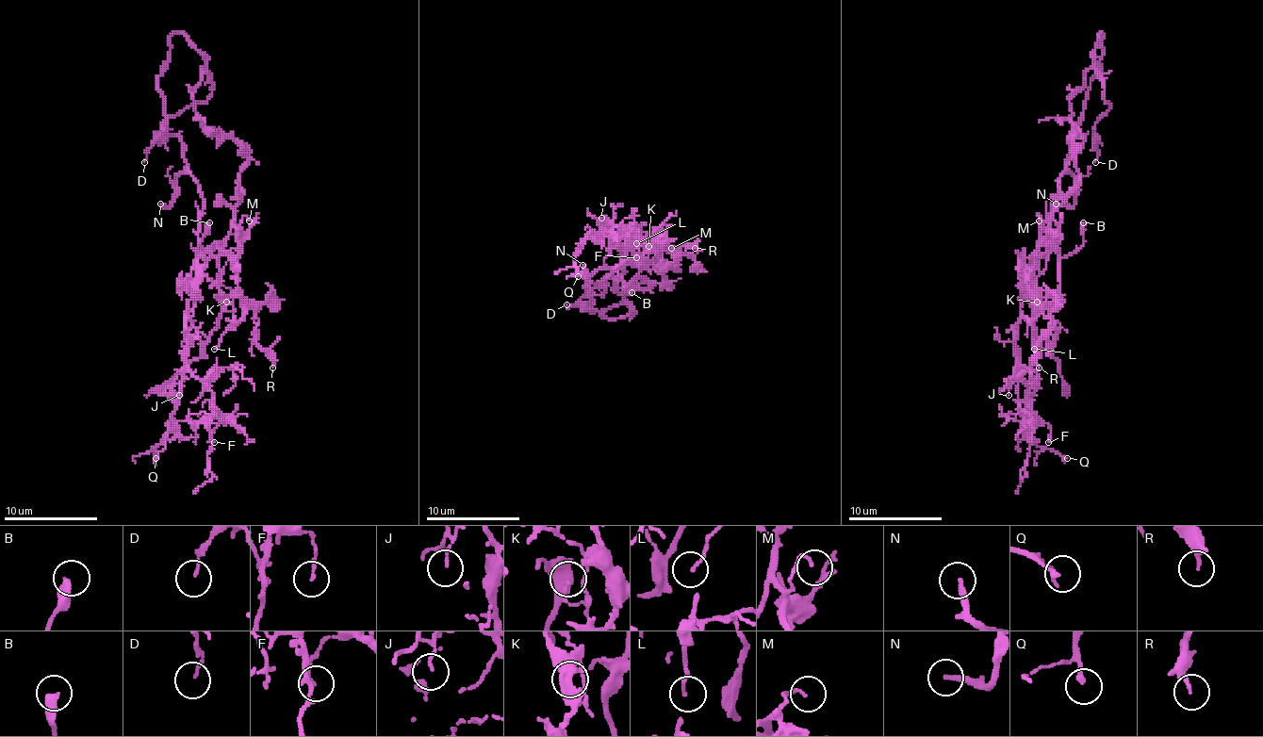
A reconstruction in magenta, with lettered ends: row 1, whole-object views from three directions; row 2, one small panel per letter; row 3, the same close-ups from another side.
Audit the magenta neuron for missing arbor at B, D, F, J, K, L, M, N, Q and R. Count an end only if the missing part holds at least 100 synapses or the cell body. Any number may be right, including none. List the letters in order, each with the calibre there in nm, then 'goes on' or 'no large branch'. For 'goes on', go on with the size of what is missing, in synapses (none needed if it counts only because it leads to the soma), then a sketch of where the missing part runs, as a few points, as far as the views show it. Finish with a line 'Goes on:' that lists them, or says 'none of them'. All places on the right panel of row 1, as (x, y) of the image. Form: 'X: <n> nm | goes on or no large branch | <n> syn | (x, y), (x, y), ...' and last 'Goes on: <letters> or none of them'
B: 400 nm | no large branch
D: 100 nm | no large branch
F: 110 nm | no large branch
J: 110 nm | no large branch
K: 110 nm | no large branch
L: 130 nm | no large branch
M: 100 nm | no large branch
N: 220 nm | goes on
Q: 180 nm | no large branch
R: 160 nm | no large branch
Goes on: N

